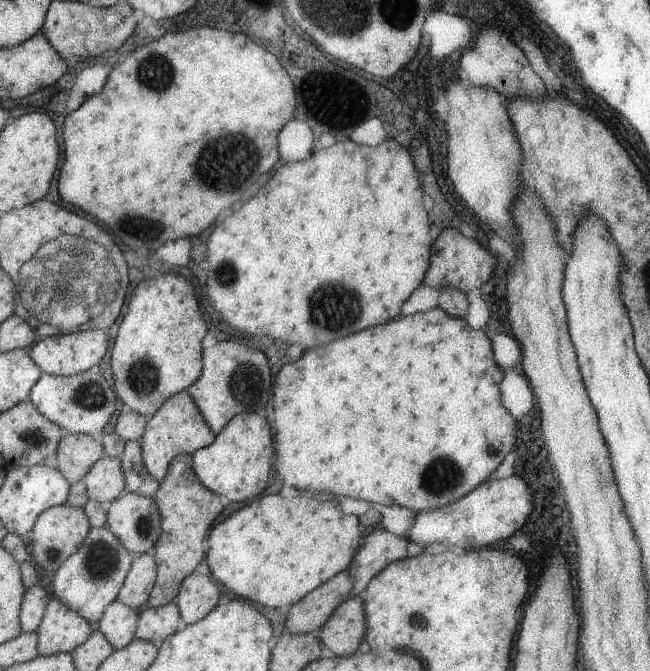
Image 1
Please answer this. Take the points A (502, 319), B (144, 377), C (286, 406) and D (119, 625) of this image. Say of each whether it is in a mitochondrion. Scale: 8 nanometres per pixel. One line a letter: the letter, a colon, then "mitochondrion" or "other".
A: other
B: mitochondrion
C: other
D: other

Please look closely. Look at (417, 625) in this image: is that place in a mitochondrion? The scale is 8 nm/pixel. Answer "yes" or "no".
yes

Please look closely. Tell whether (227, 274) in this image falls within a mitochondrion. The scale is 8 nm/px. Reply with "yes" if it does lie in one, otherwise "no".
yes

